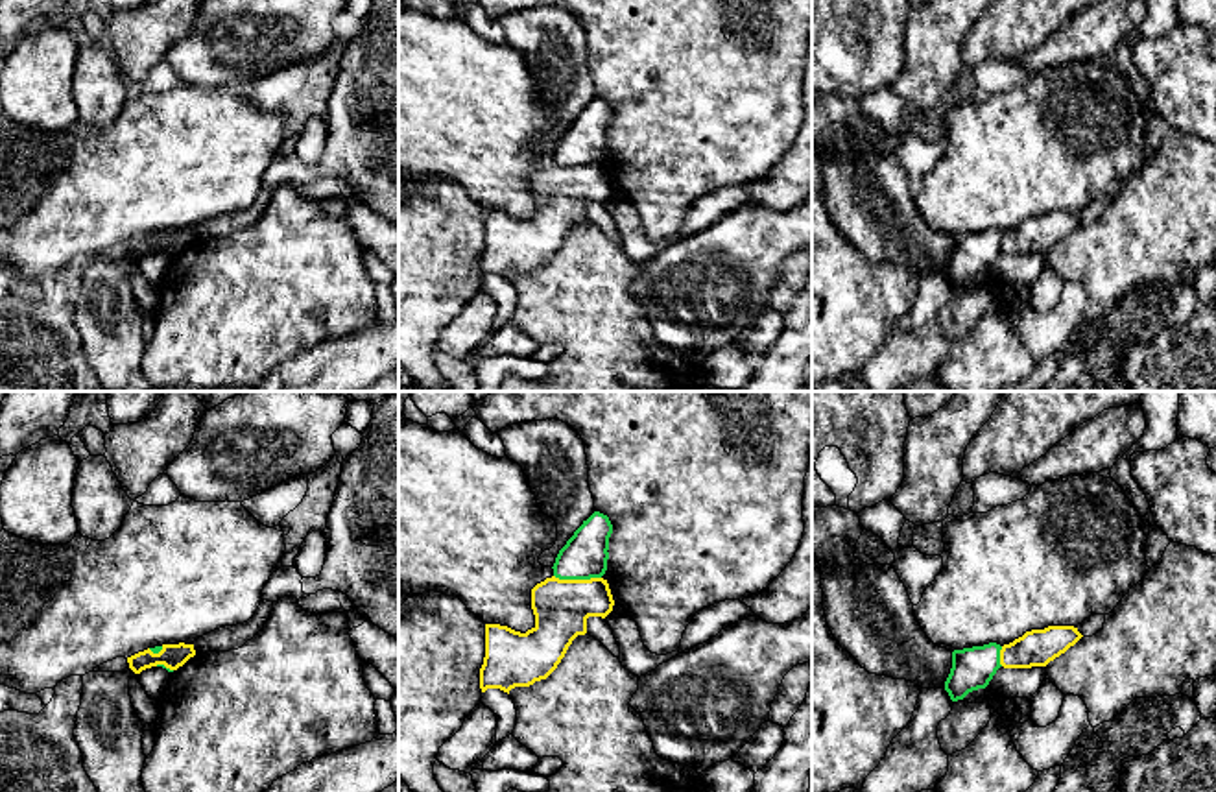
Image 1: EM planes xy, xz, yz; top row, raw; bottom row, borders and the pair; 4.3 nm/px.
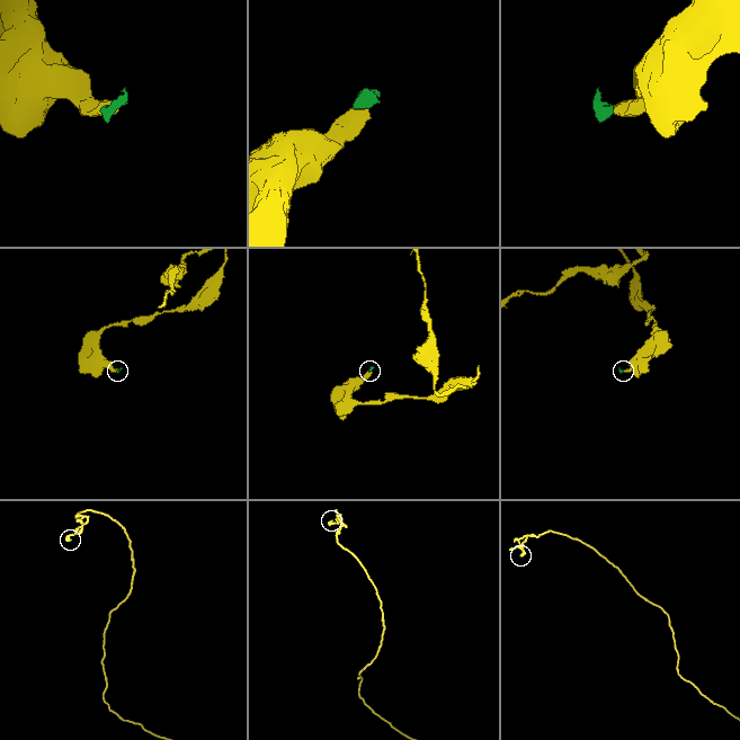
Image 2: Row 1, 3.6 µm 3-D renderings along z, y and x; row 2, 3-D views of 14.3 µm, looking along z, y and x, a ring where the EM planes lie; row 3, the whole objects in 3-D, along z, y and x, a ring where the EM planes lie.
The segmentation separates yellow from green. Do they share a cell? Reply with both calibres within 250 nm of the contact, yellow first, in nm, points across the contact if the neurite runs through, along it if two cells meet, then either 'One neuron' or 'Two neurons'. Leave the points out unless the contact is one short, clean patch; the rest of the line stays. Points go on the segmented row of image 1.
Thickness 240 nm (yellow) against 200 nm. Two neurons

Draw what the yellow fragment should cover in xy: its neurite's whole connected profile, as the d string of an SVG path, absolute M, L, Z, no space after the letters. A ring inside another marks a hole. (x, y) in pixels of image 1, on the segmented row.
M162 644L159 654L153 654L149 648L127 657L129 668L135 674L140 674L146 668L164 665L170 670L177 670L183 666L190 657L196 655L194 644Z

